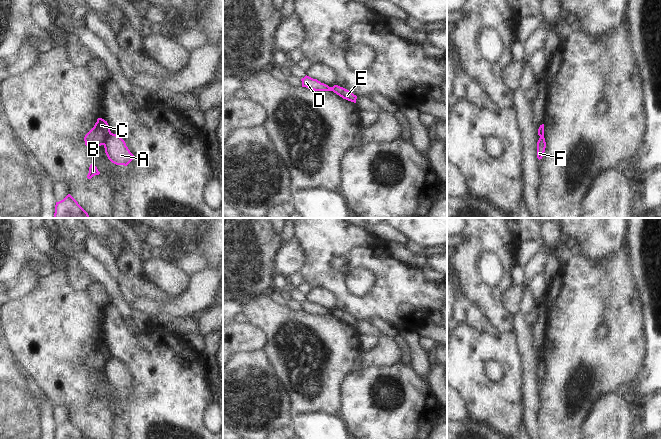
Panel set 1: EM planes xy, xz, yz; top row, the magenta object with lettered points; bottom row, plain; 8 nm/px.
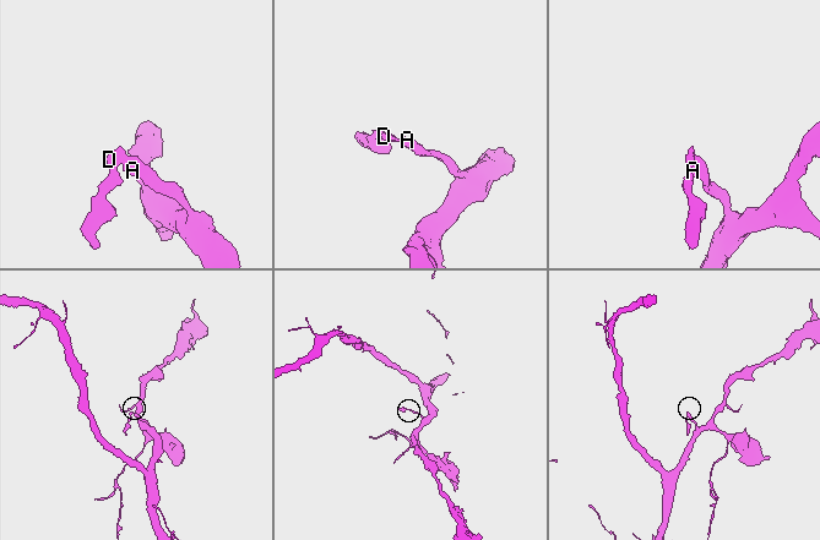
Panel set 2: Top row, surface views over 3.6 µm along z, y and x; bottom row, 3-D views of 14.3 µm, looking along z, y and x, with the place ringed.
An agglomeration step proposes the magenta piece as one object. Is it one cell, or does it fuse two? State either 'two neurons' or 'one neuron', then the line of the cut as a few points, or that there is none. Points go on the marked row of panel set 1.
two neurons | xy (111, 133), (103, 144)

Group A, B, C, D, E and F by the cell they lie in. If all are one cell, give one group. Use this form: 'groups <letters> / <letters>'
groups A E F / B C D

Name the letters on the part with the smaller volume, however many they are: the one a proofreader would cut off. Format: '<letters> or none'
B, C, D

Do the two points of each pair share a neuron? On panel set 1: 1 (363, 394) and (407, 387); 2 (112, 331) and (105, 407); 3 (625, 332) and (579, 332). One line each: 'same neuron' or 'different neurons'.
1: same neuron
2: different neurons
3: same neuron

